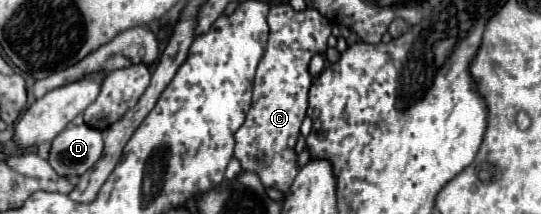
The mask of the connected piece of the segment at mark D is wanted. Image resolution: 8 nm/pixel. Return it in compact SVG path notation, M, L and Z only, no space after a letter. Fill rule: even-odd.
M70 124L52 140L48 162L58 176L78 178L100 160L102 150L104 142L98 130Z

